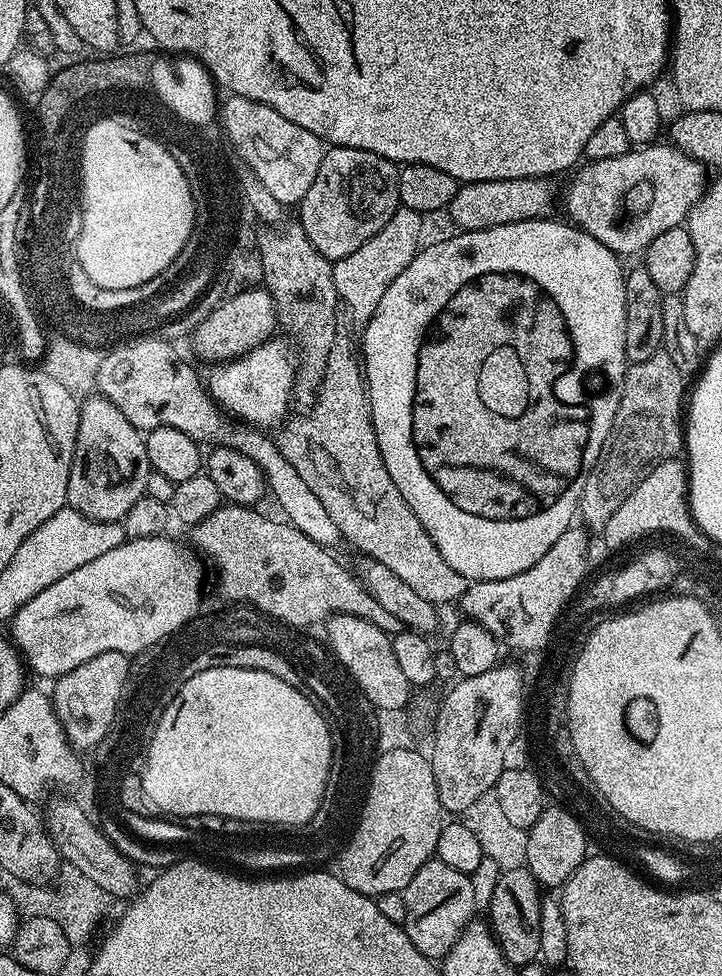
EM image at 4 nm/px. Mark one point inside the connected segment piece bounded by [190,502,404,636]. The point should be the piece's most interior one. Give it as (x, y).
(269, 563)

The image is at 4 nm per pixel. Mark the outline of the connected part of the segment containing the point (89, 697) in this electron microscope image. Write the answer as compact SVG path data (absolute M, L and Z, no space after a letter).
M107 652L98 654L98 658L90 658L90 662L82 662L82 666L70 670L55 681L56 689L51 689L50 692L52 705L58 714L58 719L64 720L68 734L76 744L92 744L100 739L100 736L103 736L104 729L108 727L108 721L112 717L112 708L116 703L117 692L120 692L120 684L123 683L124 669L124 659L117 656L115 652Z

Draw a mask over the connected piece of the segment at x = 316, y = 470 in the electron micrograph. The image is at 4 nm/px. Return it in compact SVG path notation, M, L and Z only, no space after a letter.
M344 330L337 331L334 344L330 346L314 406L309 412L293 415L279 432L278 443L286 462L302 474L302 482L306 482L318 502L326 506L326 514L330 514L334 526L338 526L341 537L364 552L360 554L382 563L398 574L406 586L437 606L451 600L453 603L454 598L468 589L468 579L442 558L406 498L398 494L398 486L394 486L394 478L390 478L386 462L382 462L362 364Z

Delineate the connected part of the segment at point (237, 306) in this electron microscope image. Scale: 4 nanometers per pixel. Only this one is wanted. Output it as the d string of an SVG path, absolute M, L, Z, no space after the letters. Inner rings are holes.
M257 286L223 300L198 327L192 329L190 341L192 340L197 358L205 360L205 365L211 366L237 360L247 352L252 352L267 340L273 339L275 332L272 331L277 331L277 328L276 311L268 289Z

